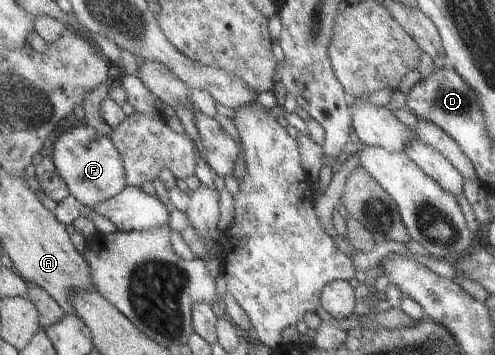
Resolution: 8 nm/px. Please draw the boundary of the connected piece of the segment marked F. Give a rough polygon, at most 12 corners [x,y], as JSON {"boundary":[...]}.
{"boundary":[[83,124],[50,156],[88,208],[121,193],[124,163],[112,139]]}

